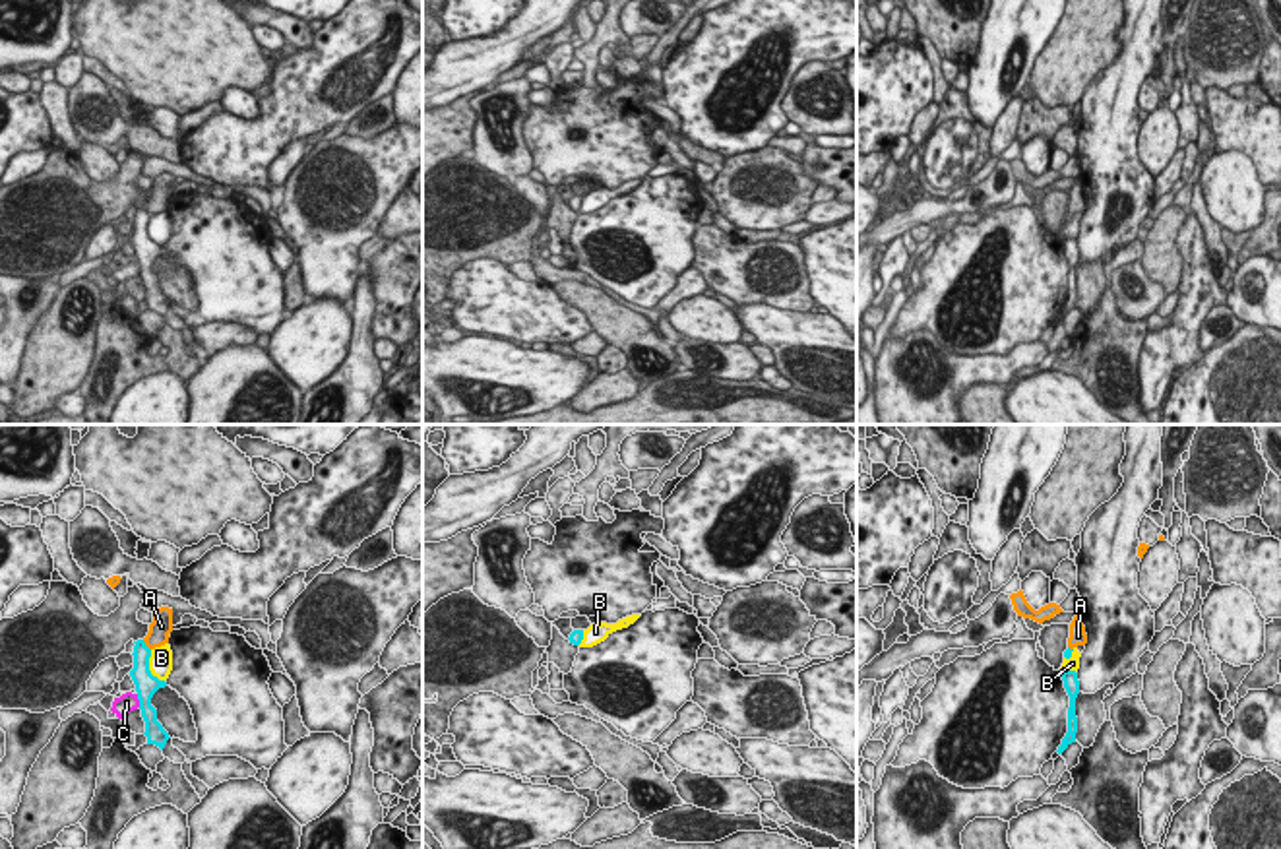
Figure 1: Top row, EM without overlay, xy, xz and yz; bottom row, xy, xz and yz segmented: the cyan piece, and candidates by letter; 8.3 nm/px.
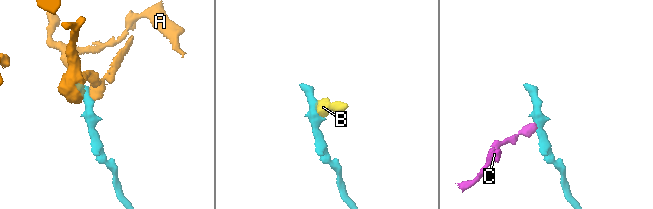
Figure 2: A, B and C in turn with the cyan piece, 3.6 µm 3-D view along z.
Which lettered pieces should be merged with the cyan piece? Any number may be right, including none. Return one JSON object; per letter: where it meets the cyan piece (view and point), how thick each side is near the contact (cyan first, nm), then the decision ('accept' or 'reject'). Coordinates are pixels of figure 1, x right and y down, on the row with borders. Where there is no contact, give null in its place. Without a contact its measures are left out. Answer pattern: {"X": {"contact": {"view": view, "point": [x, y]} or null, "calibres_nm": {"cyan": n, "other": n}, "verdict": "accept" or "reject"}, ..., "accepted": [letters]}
{"A": {"contact": {"view": "xy", "point": [146, 646]}, "calibres_nm": {"cyan": 160, "other": 180}, "verdict": "reject"}, "B": {"contact": {"view": "xy", "point": [148, 667]}, "calibres_nm": {"cyan": 190, "other": 190}, "verdict": "reject"}, "C": {"contact": {"view": "xy", "point": [138, 698]}, "calibres_nm": {"cyan": 190, "other": 160}, "verdict": "reject"}, "accepted": []}

